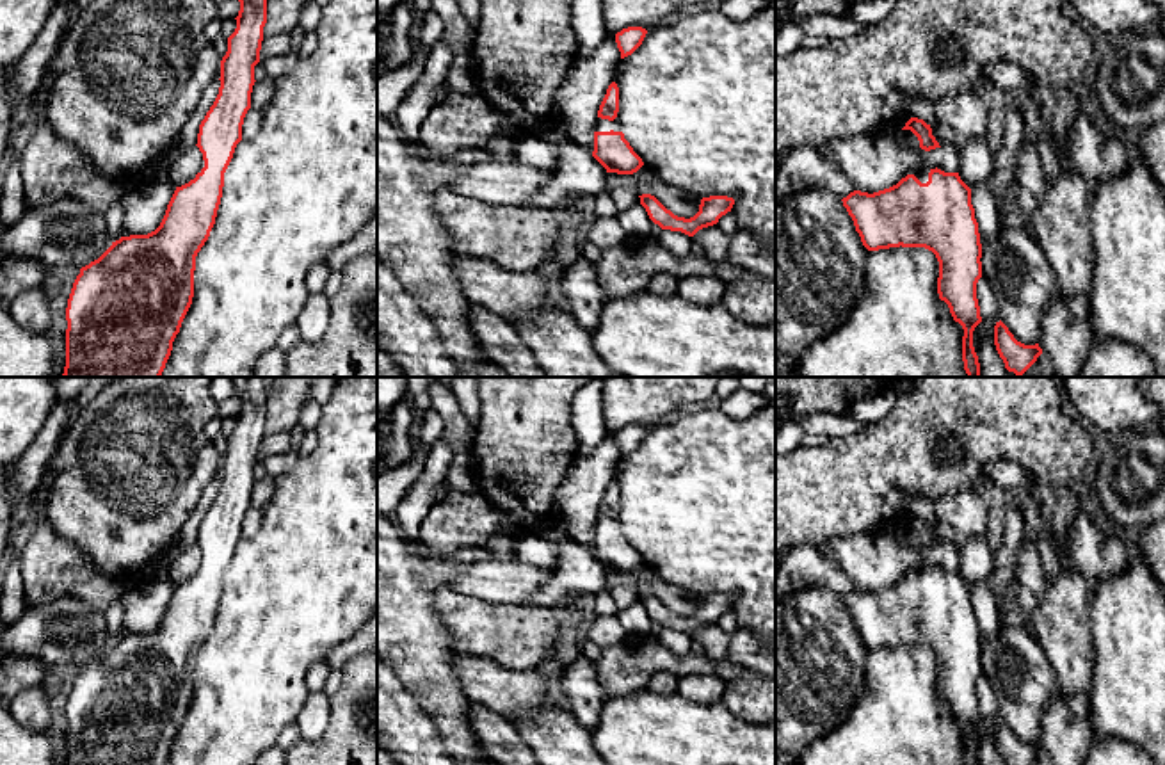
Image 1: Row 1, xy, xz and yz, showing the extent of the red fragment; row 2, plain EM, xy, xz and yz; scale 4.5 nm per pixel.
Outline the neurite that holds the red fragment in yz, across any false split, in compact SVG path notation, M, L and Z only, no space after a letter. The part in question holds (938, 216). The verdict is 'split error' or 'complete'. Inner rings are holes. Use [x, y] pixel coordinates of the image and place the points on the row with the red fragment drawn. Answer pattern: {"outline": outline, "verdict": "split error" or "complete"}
{"outline": "M925 167L896 185L841 199L868 251L925 247L939 262L937 294L964 329L962 361L968 377L980 377L973 331L982 322L976 283L982 278L982 244L971 189L959 173Z", "verdict": "split error"}

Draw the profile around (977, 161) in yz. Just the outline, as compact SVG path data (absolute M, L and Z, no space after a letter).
M985 137L966 139L960 151L960 180L971 189L976 183L989 183L994 169L994 153Z

